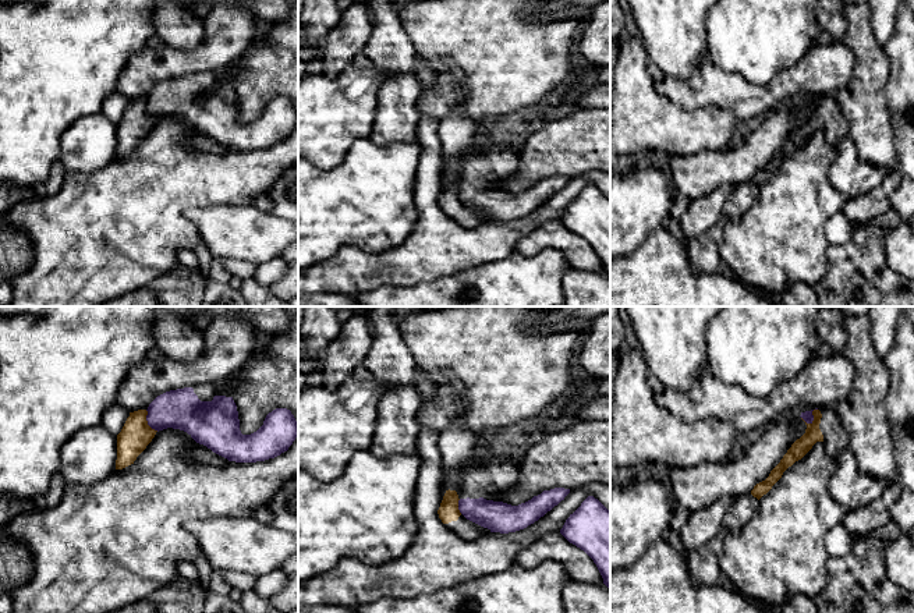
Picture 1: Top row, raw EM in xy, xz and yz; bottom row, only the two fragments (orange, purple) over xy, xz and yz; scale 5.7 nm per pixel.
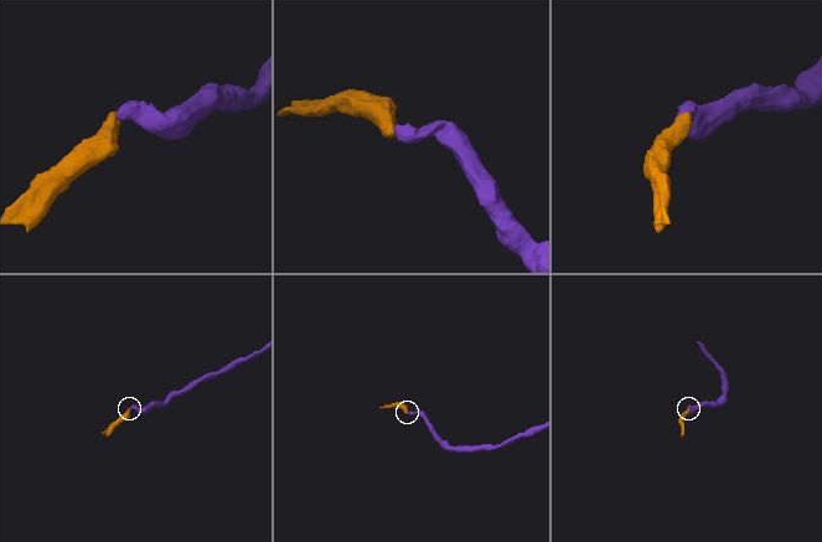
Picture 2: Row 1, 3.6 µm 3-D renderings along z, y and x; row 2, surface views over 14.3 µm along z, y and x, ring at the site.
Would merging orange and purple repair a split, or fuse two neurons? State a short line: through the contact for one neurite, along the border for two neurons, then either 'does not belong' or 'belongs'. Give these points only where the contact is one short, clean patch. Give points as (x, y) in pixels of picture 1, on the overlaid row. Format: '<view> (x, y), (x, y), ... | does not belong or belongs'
yz (817, 408), (812, 411), (810, 422), (801, 418) | does not belong

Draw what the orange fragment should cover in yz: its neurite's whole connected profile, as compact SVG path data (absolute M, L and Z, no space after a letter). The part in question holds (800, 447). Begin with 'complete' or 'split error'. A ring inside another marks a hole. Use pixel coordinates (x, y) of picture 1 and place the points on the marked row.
split error; M821 407L812 411L814 421L807 424L805 433L797 439L780 463L770 471L769 476L757 483L751 495L758 500L766 495L772 486L782 478L783 472L796 461L801 460L816 442L825 444L825 451L836 458L849 447L849 435L844 430L835 408Z

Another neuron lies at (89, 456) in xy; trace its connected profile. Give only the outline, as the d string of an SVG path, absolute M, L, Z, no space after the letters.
M102 424L68 439L59 454L59 474L67 485L96 485L116 470L117 436Z

